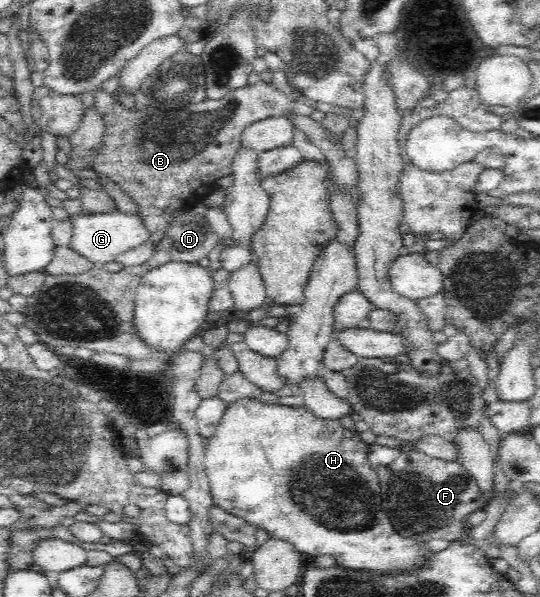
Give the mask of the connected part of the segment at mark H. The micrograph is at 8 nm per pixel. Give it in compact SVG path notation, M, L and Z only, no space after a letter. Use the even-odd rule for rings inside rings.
M254 399L236 401L227 407L221 423L218 424L214 435L205 445L205 474L214 503L224 511L242 518L254 527L262 527L269 537L281 539L292 545L306 559L313 560L319 556L328 555L336 559L335 565L348 569L361 569L372 573L406 573L410 569L422 569L422 564L433 554L426 549L425 543L419 543L412 538L400 536L394 529L388 514L381 509L381 487L375 468L368 461L369 446L360 438L357 431L349 430L340 424L339 420L326 420L315 417L304 407L287 407L277 403L261 403Z

